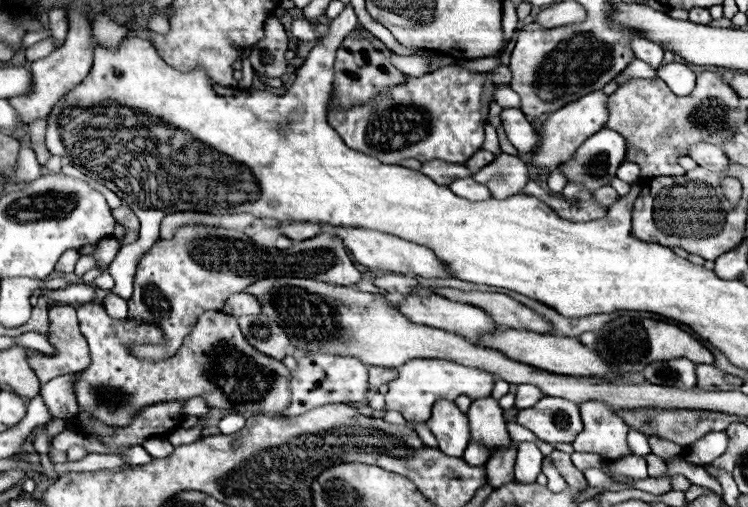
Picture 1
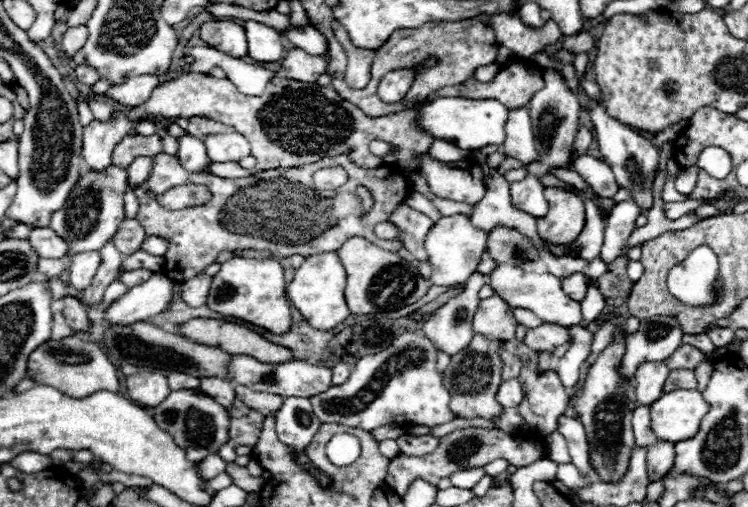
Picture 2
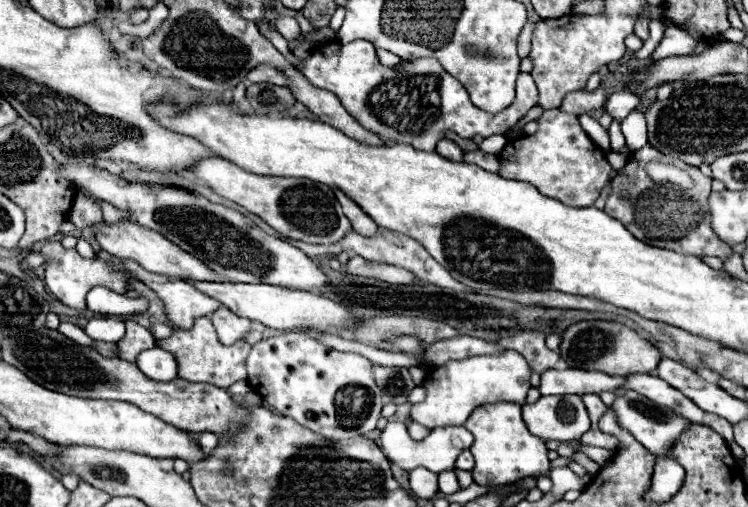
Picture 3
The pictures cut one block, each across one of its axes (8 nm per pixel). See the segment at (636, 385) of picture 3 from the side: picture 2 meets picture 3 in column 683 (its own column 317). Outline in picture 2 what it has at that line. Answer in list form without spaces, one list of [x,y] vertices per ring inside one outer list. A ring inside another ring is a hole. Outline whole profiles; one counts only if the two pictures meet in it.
[[[404,332],[386,350],[362,356],[354,364],[348,382],[330,386],[328,392],[320,392],[308,400],[322,422],[336,422],[368,432],[386,424],[422,424],[430,428],[446,424],[456,416],[448,406],[450,392],[444,388],[442,374],[436,370],[436,356],[438,350],[424,334]]]

